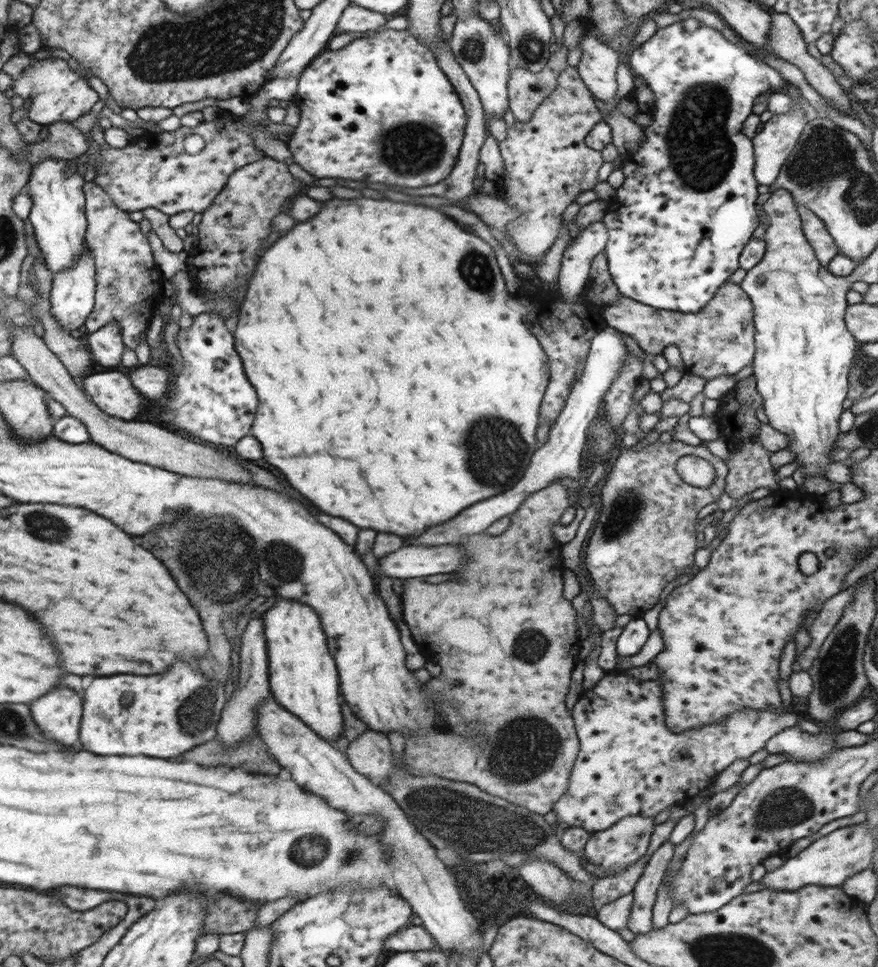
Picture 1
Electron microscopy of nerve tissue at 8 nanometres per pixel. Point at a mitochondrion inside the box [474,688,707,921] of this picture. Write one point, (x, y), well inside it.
(515, 756)

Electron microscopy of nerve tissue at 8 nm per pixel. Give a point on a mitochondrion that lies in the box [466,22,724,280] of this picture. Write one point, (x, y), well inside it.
(531, 49)

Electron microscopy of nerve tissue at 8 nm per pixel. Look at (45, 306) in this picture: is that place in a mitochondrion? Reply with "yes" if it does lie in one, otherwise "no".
no

